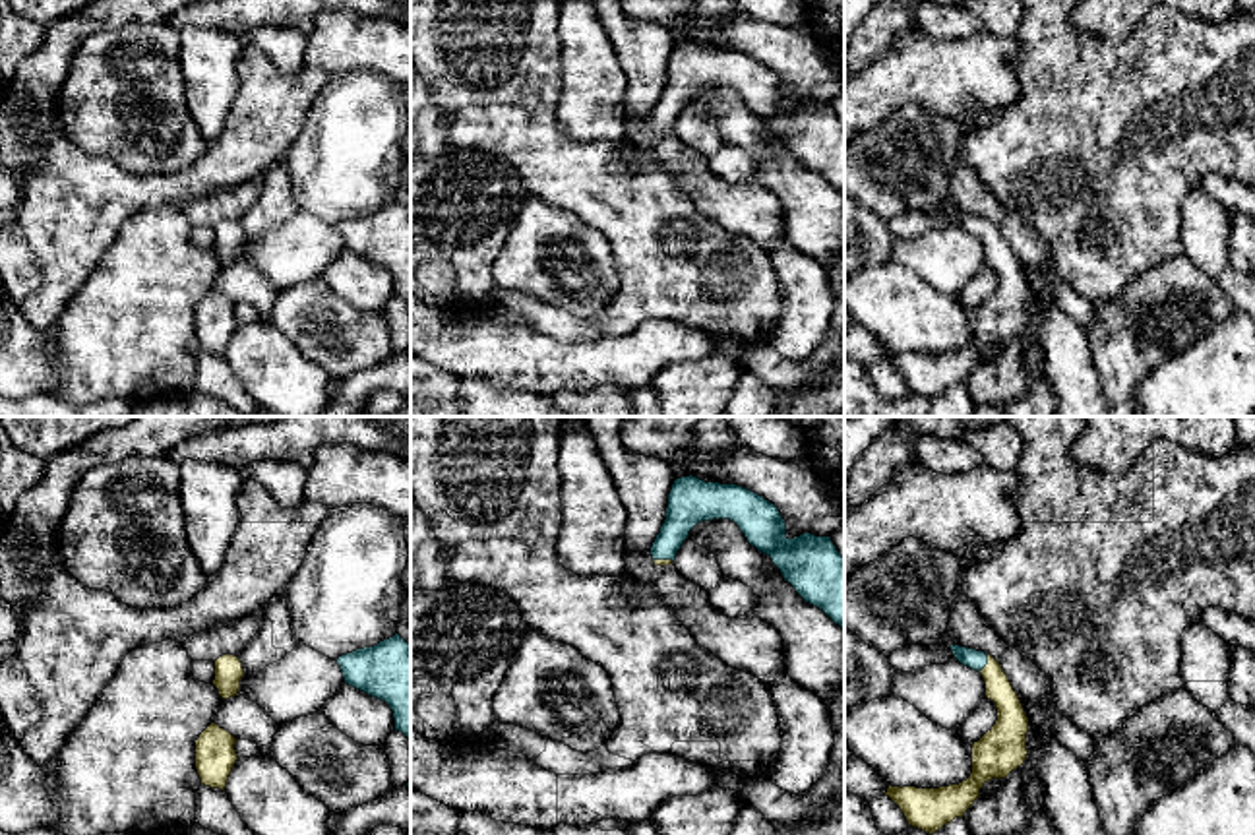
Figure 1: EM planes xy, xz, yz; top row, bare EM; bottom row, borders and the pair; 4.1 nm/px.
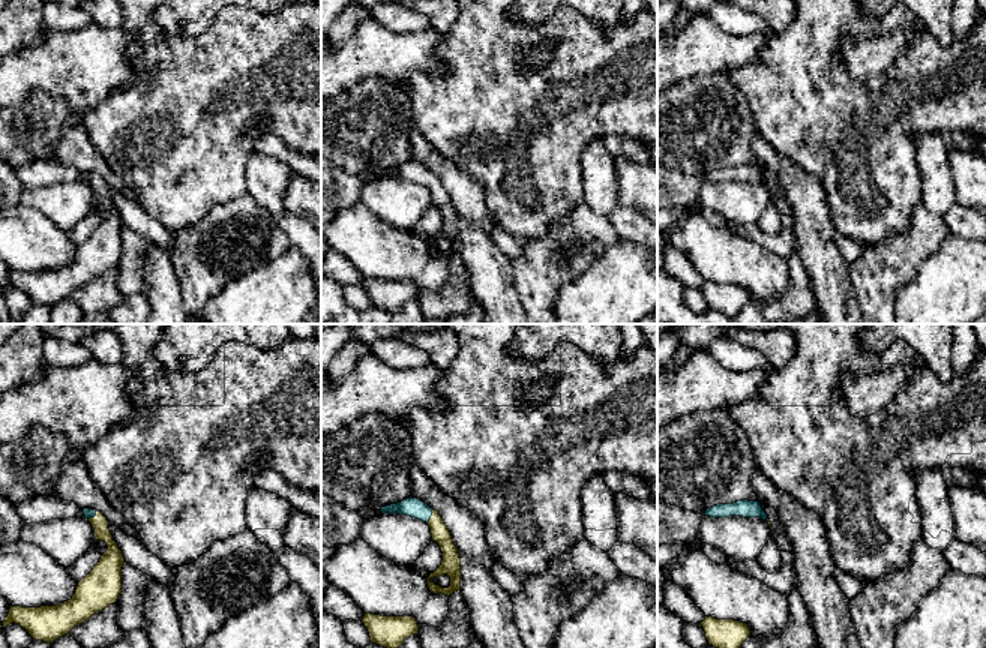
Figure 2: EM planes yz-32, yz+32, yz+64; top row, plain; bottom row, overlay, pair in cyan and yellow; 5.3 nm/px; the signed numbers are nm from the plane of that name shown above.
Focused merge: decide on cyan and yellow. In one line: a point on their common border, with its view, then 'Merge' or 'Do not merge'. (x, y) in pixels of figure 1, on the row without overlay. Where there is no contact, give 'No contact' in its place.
Touches cyan at yz (986, 229). Merge

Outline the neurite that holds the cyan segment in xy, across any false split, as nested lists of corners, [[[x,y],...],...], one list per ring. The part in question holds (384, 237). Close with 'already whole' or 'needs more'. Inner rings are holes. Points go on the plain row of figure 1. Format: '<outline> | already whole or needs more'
[[[395,200],[337,225],[345,250],[385,267],[395,296],[411,306],[411,211]]] | already whole

